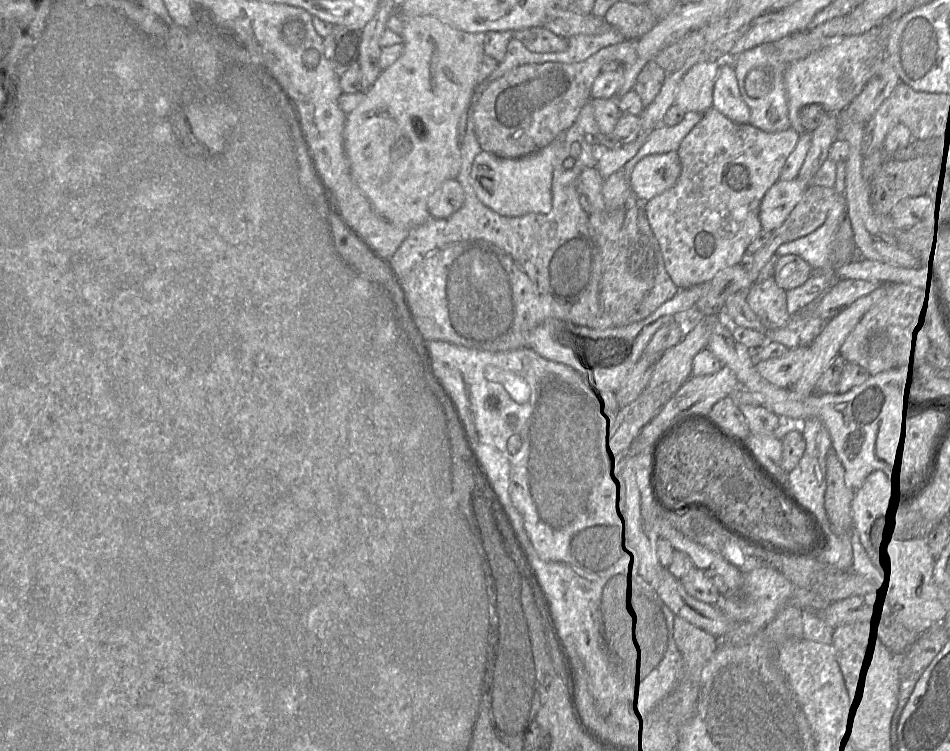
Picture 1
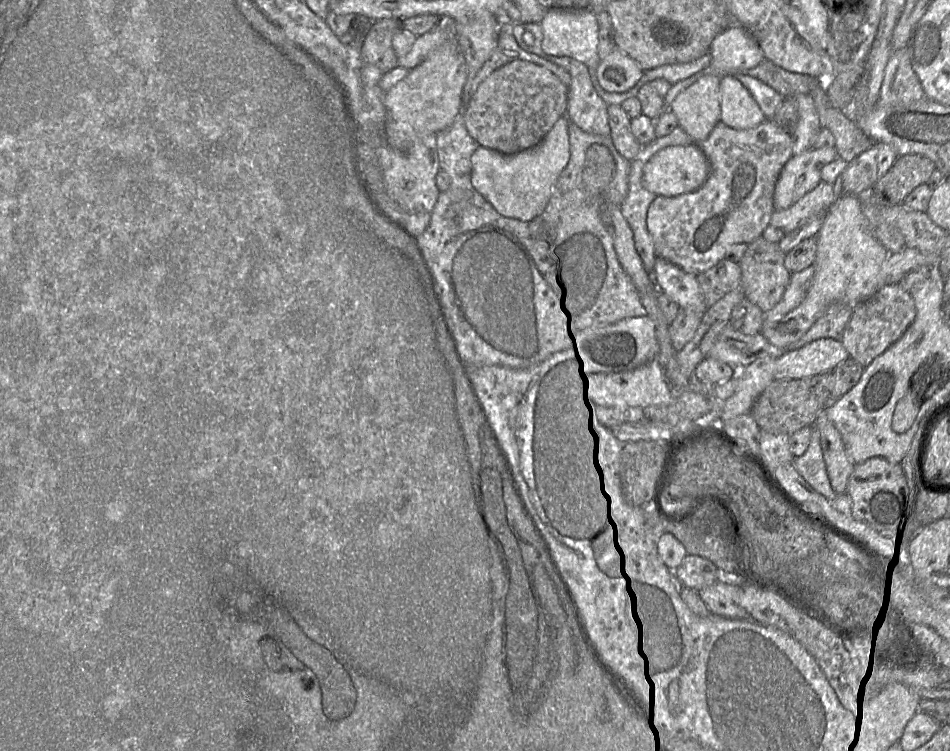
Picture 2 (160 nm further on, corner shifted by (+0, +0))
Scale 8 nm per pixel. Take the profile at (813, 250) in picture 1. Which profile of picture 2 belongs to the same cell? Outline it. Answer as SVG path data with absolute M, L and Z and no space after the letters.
M821 181L789 208L774 210L770 224L789 234L812 217L827 213L837 199L833 185Z

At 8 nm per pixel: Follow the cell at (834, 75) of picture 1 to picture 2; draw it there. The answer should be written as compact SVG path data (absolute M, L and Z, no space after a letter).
M765 59L755 68L738 72L755 76L779 91L785 98L793 98L799 93L809 93L817 79L801 73L794 73Z

